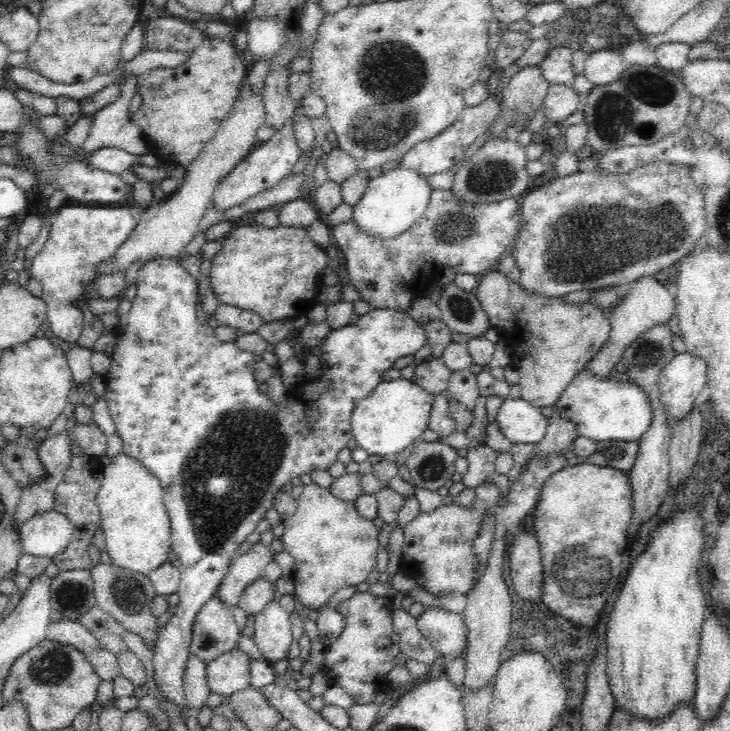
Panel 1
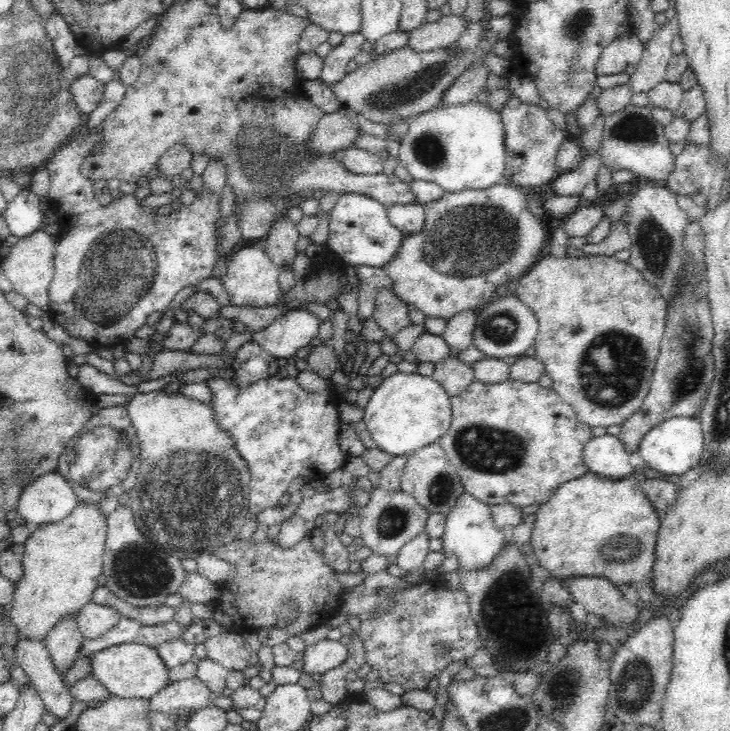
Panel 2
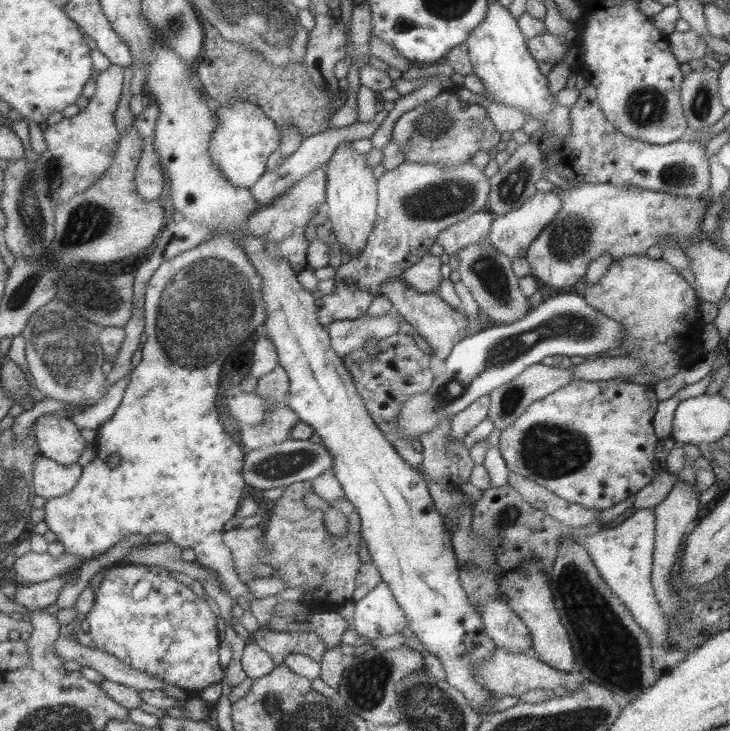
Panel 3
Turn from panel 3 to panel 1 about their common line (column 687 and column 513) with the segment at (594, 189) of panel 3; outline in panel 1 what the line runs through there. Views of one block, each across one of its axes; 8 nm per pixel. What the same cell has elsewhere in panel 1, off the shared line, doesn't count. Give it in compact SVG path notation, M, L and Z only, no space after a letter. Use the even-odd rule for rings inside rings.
M434 189L424 214L397 237L384 239L368 235L352 219L332 225L331 236L340 254L342 280L344 284L352 284L358 290L359 298L368 302L370 309L386 308L406 313L413 308L412 300L422 296L422 288L428 284L437 284L437 275L444 268L452 268L457 274L474 274L478 277L493 270L499 259L513 246L521 228L518 203L519 198L508 197L496 202L474 204L456 199L456 195L450 189Z

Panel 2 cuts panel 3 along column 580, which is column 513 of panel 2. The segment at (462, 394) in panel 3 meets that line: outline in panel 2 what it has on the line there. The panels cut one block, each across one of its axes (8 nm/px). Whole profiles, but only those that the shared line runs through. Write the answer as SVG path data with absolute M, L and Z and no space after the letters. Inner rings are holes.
M508 293L498 300L489 301L476 312L473 346L486 357L517 359L524 356L524 352L534 344L538 328L536 315L516 295Z

